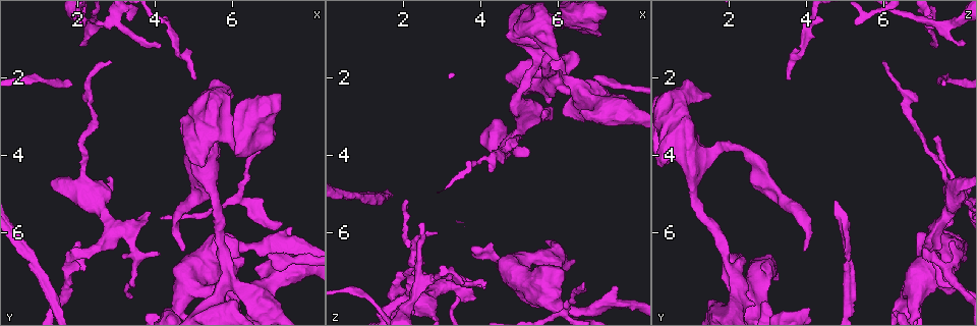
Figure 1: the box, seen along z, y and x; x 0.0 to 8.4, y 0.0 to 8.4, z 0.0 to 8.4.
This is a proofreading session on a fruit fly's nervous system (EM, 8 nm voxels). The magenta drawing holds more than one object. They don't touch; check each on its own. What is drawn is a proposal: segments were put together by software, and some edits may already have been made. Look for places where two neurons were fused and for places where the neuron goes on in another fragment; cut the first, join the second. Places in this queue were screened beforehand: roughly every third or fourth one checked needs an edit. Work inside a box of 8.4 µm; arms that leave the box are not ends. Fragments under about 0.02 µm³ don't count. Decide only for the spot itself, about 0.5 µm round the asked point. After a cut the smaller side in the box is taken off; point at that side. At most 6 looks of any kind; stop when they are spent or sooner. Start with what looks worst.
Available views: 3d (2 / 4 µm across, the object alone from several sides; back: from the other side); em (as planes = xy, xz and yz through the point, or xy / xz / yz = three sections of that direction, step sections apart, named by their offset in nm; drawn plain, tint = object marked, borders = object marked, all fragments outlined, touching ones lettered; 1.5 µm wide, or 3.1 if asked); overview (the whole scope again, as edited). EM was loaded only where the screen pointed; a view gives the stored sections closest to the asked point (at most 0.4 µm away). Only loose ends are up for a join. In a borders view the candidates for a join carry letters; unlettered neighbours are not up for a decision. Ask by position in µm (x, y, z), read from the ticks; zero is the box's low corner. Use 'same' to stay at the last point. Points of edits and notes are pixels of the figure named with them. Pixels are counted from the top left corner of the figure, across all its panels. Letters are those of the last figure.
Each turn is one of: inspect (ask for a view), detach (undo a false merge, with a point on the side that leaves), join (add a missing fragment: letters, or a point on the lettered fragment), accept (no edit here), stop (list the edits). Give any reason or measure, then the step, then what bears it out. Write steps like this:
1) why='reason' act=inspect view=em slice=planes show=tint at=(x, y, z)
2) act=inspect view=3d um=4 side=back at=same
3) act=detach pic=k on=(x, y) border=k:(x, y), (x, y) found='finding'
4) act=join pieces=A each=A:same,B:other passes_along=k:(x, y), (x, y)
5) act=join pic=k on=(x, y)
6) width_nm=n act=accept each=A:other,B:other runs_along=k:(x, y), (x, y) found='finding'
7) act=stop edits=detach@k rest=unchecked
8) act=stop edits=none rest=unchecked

why='tapers out' act=inspect view=em slice=planes show=tint at=(2.05, 6.20, 7.85)

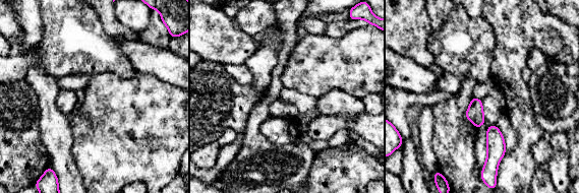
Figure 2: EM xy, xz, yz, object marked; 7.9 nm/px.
why='what lies round it' act=inspect view=em slice=planes show=borders at=same

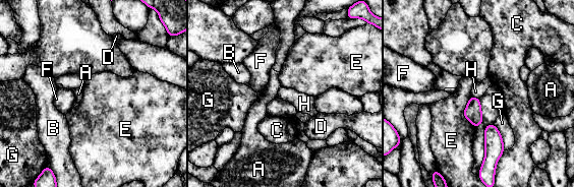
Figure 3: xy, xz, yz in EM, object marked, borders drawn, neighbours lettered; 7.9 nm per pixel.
act=accept each=A:other,B:other,C:other,D:other,E:other,F:other,G:other,H:other border=3:(472, 96), (478, 99) found='no lettered fragment goes on from it'

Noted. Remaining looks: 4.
why='branch stops here' act=inspect view=em slice=xy step=4 show=tint at=(7.60, 5.90, 7.45)

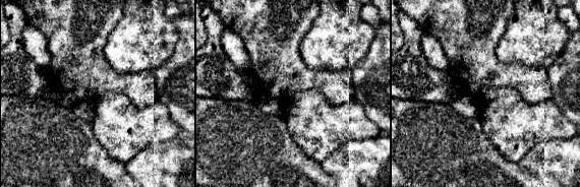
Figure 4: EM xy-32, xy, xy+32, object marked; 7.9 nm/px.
why='cut it another way' act=inspect view=em slice=planes show=tint at=same

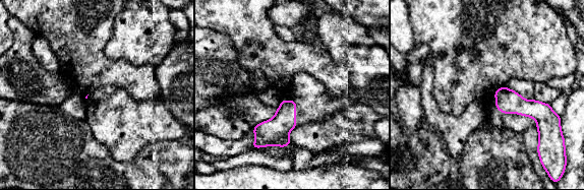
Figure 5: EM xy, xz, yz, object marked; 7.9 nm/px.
why='what lies round it' act=inspect view=em slice=planes show=borders at=same

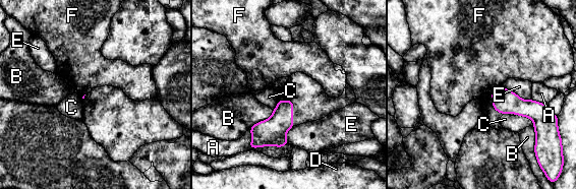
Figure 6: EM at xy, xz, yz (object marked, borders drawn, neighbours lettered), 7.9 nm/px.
longest_contact=A:340nm act=accept each=A:other,B:other,C:other,D:other,E:other,F:other runs_along=6:(495, 92), (527, 108), (546, 127) found='none of them fits'

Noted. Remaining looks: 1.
act=stop edits=none rest=unchecked

